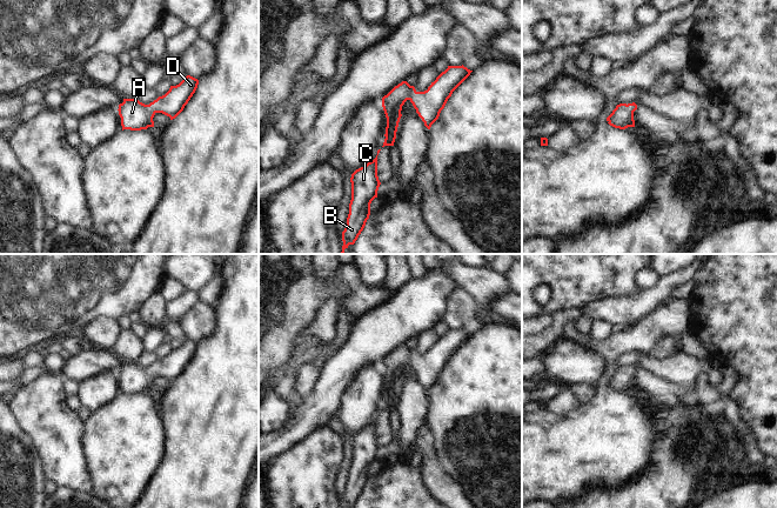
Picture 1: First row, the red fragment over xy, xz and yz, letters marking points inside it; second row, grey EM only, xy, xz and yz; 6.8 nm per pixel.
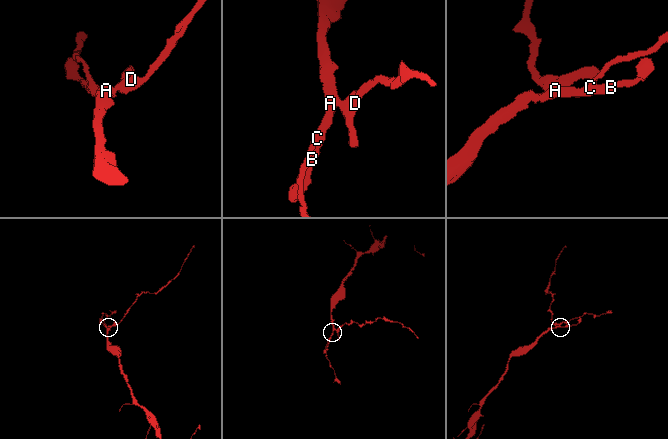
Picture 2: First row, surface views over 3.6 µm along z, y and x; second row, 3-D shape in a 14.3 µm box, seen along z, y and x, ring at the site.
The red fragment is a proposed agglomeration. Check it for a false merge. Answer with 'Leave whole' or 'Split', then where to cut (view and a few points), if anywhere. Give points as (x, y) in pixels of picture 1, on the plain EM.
Leave whole. No split.

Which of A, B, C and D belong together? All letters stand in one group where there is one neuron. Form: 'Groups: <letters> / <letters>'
Groups: A B C D.

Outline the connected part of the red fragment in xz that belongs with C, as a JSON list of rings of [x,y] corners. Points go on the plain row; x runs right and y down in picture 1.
[[[377,419],[366,429],[356,433],[350,441],[351,463],[347,490],[342,495],[343,508],[354,508],[370,479],[370,467],[377,461],[381,448],[377,440]]]

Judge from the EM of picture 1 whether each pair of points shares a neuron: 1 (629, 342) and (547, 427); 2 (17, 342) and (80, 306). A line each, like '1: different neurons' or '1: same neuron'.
1: same neuron
2: same neuron

